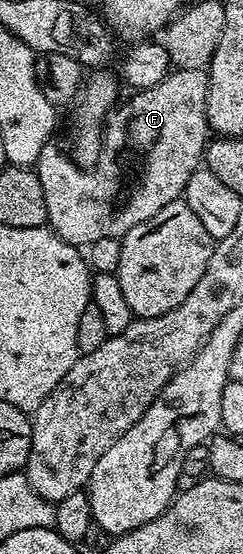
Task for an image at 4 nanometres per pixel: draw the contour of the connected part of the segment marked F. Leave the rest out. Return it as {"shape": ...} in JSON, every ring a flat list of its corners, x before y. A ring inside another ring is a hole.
{"shape":[[172,70,171,74,165,77,165,81,144,91,135,91,132,96,132,99,124,98,106,116,99,157,93,167,95,179,79,179,80,166,74,158,67,156,66,159,59,155,54,142,47,143,45,149,41,149,37,170,41,189,45,192,47,226,77,248,85,249,93,241,101,241,105,237,122,240,123,236,129,233,129,229,133,229,133,225,149,221,153,213,161,213,165,205,176,202,182,196,189,177,193,177,193,173,200,170,204,162,209,142,209,77,206,70]]}

